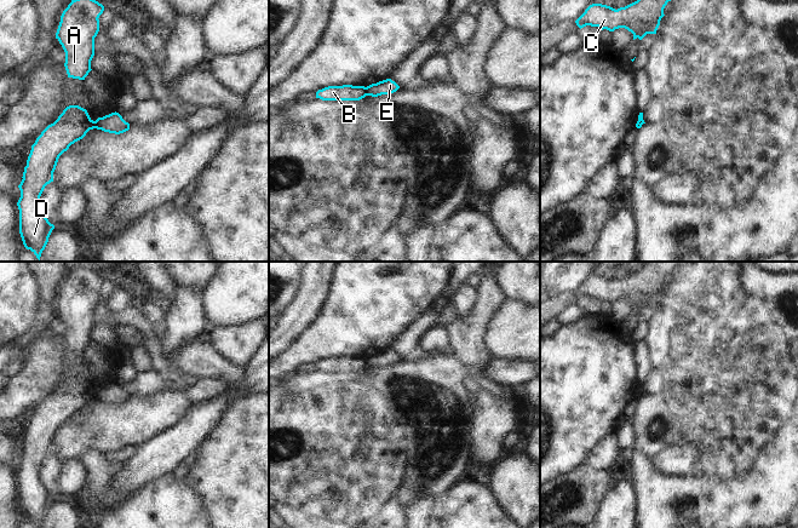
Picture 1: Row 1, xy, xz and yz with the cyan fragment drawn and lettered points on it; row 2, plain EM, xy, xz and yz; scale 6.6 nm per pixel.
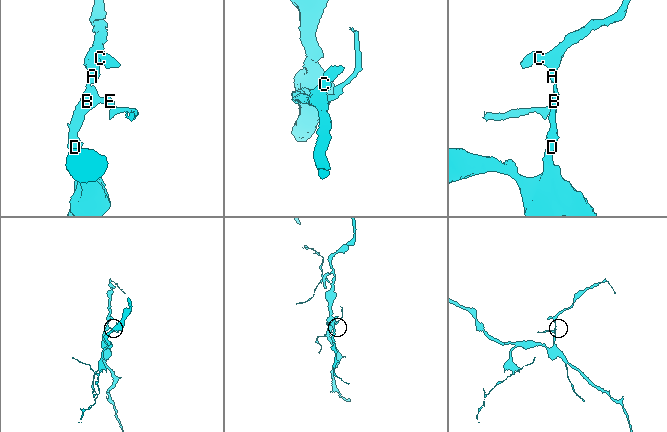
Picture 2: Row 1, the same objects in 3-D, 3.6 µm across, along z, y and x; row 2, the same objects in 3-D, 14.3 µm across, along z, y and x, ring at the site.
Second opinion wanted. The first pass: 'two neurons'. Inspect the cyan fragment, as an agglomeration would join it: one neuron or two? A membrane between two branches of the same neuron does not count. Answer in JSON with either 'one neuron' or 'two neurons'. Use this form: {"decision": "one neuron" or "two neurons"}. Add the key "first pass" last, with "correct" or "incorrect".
{"decision": "two neurons", "first pass": "correct"}

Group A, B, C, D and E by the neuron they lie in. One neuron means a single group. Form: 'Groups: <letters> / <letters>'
Groups: A B C D / E.

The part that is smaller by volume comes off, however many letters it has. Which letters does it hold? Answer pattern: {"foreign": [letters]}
{"foreign": ["E"]}

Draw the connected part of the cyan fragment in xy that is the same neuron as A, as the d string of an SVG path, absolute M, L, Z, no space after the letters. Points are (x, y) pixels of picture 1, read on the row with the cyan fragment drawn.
M71 0L61 16L56 39L65 52L68 78L85 80L94 56L94 38L104 6L96 0Z

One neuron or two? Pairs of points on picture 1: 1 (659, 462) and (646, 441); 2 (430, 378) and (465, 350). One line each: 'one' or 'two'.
1: two
2: two

